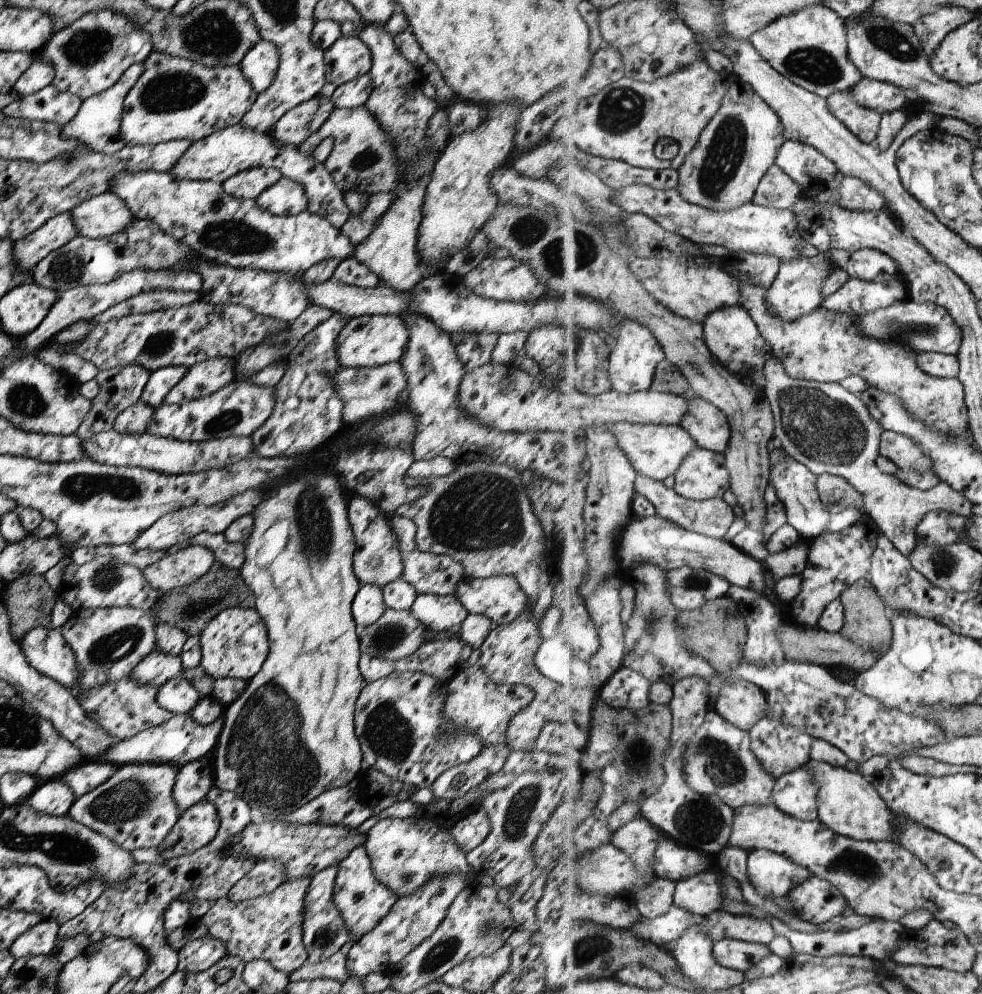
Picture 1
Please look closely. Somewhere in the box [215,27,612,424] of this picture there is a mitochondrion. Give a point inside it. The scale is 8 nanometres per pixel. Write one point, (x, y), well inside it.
(531, 229)

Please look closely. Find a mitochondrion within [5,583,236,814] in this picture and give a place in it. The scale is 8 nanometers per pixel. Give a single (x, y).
(111, 649)

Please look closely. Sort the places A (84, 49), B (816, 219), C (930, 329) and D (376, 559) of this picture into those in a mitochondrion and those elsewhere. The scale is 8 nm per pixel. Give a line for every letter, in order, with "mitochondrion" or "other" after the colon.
A: mitochondrion
B: other
C: mitochondrion
D: mitochondrion

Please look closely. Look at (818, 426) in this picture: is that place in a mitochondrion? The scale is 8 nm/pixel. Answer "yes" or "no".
yes

